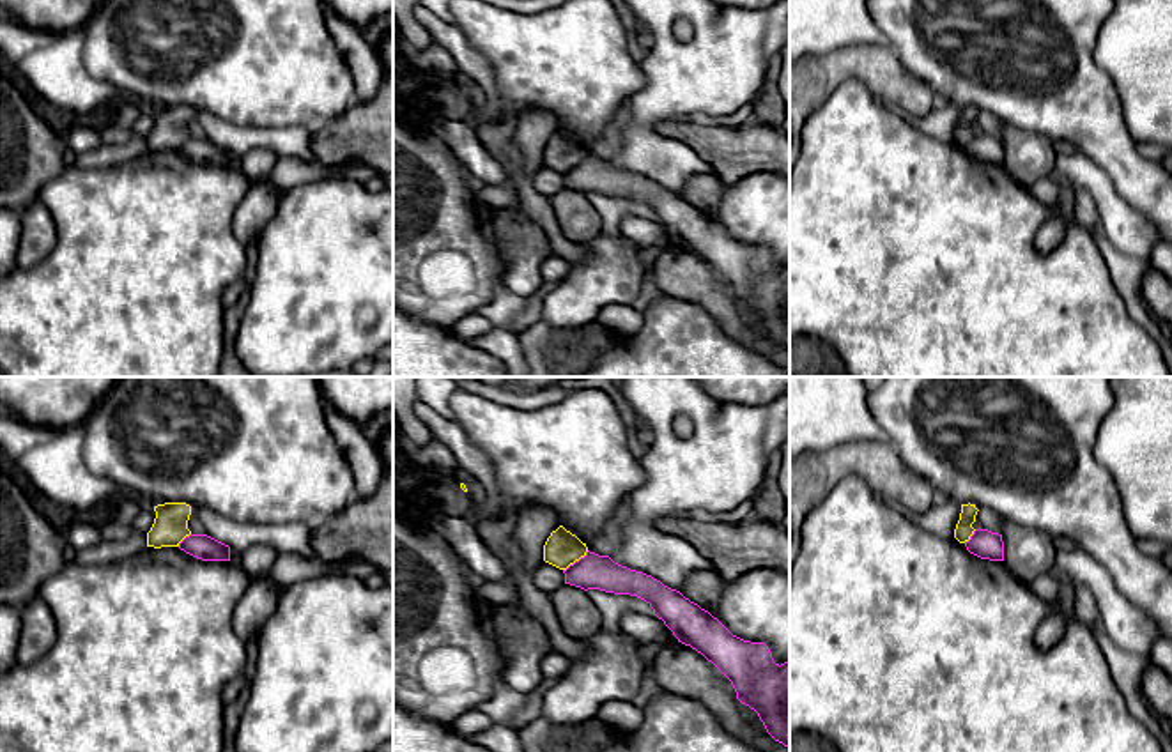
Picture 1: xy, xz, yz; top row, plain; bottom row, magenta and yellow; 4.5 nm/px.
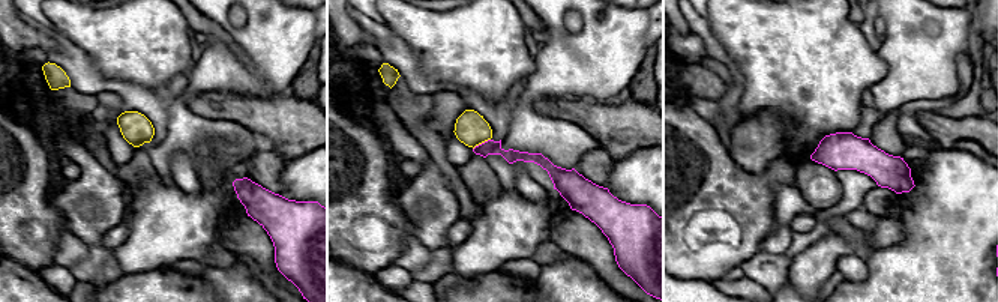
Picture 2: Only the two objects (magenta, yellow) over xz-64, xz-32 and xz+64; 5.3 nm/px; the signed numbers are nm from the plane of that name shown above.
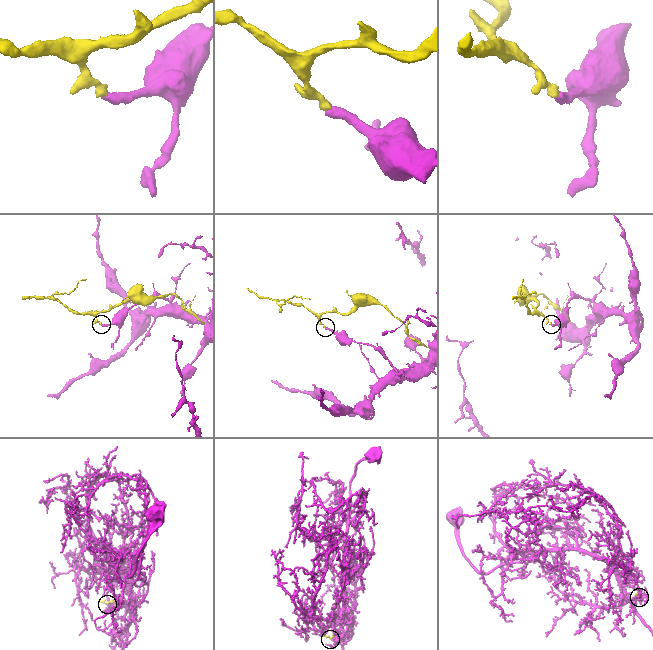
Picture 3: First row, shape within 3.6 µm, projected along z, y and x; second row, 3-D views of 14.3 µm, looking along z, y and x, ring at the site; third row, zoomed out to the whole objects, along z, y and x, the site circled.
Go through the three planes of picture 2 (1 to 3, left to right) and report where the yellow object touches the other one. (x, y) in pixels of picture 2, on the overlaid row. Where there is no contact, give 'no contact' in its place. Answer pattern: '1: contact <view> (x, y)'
1: no contact
2: contact xz-32 (482, 143)
3: no contact

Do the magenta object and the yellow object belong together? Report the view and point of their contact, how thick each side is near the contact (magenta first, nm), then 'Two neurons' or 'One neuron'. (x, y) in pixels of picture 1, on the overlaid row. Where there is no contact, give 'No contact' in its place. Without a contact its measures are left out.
Touches magenta at xz (576, 561). Thickness 160 nm (magenta) against 160 nm. Two neurons

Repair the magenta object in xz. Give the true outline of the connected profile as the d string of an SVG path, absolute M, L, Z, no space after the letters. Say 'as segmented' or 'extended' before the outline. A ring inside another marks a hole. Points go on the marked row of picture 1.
as segmented; M586 552L570 564L565 584L644 600L678 642L712 662L733 685L736 699L754 710L767 733L790 748L790 662L775 664L765 642L733 635L717 618L680 591L643 572Z

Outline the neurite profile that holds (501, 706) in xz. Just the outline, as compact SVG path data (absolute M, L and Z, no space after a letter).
M497 681L494 694L485 699L478 710L485 713L494 724L512 727L512 720L524 702L524 694L510 688L503 681Z

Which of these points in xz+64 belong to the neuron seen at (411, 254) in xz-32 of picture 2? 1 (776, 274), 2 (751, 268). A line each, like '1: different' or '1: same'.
1: same
2: same

